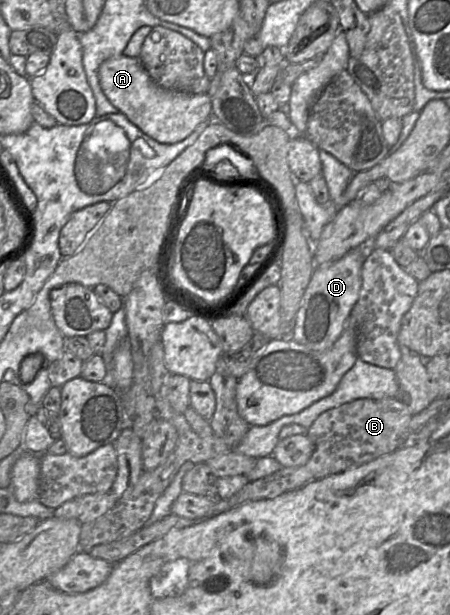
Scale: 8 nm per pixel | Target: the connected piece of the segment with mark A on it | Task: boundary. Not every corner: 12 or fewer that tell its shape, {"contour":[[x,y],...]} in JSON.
{"contour":[[139,58],[99,67],[110,101],[176,144],[212,116],[207,94],[157,85]]}

